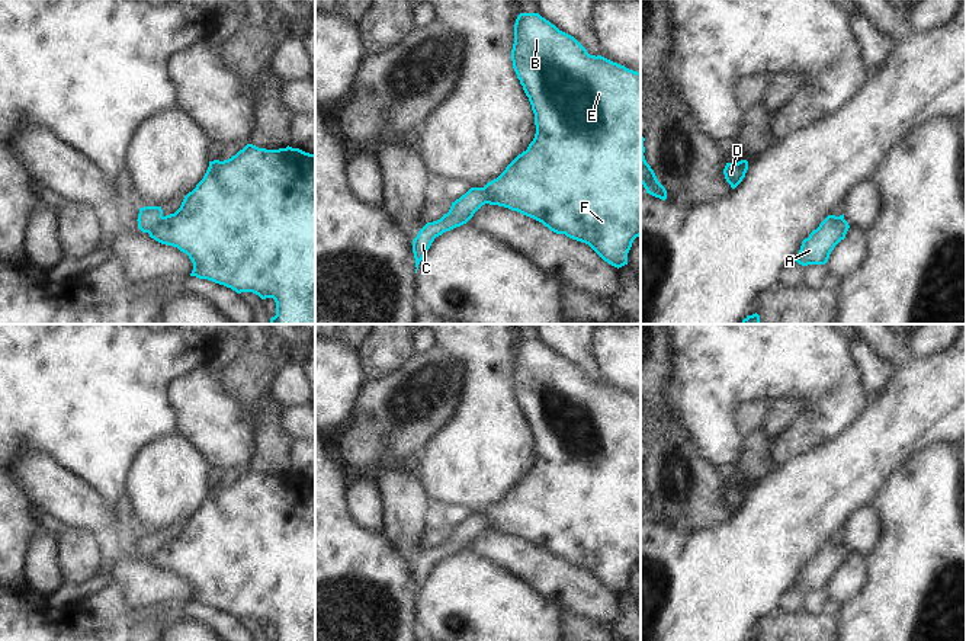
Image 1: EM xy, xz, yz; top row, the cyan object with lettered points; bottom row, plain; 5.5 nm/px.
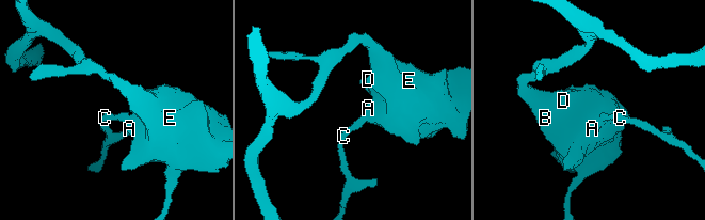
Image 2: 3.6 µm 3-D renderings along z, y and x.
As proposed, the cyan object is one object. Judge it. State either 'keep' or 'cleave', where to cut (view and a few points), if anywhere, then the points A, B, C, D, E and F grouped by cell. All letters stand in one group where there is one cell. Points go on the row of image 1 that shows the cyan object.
cleave | xy (163, 217), (148, 233) | A B D E F / C

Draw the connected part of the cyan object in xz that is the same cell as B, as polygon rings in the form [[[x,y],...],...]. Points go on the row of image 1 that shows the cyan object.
[[[539,13],[517,16],[511,61],[532,105],[536,134],[527,150],[482,188],[487,203],[517,211],[556,234],[585,243],[617,269],[628,265],[632,243],[641,235],[641,73],[590,55]]]

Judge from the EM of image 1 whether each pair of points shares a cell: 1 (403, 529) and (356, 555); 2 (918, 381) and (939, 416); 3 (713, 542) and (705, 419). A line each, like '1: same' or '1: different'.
1: different
2: same
3: different

